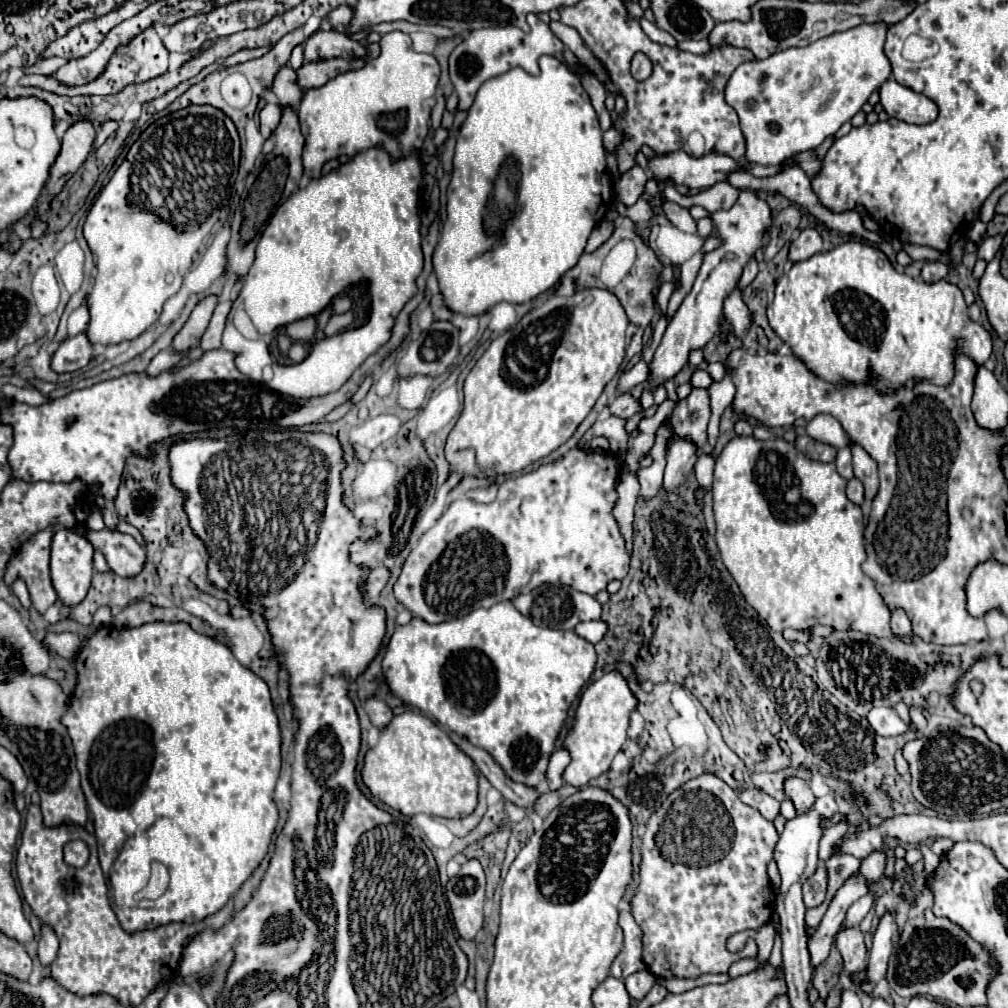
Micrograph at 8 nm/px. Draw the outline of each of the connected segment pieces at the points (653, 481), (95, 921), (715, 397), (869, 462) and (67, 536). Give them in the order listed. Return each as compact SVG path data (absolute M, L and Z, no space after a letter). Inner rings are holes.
M661 426L657 430L655 436L655 446L651 448L651 456L653 456L653 466L649 468L641 468L639 470L639 504L647 504L649 500L653 500L661 488L663 482L663 470L665 470L665 442L671 436L671 426Z
M29 806L27 810L15 862L25 900L43 924L53 926L59 938L59 954L51 964L51 976L61 986L81 996L107 992L123 1004L141 1004L157 984L177 976L181 952L191 936L199 934L203 928L221 928L235 912L231 898L219 912L207 916L207 920L199 920L195 924L165 924L153 930L127 934L107 898L107 882L97 860L95 836L83 826L73 824L47 828L43 824L39 806ZM77 838L83 840L91 850L89 862L81 870L69 868L63 862L63 842Z
M725 374L723 380L719 382L711 382L711 386L707 388L709 392L709 404L711 404L711 420L709 420L709 444L715 446L715 436L719 436L719 418L723 414L723 410L727 408L727 404L731 404L733 396L735 396L735 386L731 382L731 376Z
M851 444L851 452L853 452L855 476L863 482L863 486L865 486L865 504L869 504L875 498L877 490L879 490L877 464L859 444Z
M67 528L55 530L55 536L51 540L51 582L57 592L57 600L63 606L73 608L83 602L91 584L91 574L93 574L91 558L93 558L93 546L83 536Z

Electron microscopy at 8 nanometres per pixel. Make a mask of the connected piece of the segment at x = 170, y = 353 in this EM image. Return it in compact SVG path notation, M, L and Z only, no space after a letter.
M172 349L161 350L153 360L151 364L147 366L147 376L159 376L163 370L171 368L175 362L179 362L186 354L179 354Z

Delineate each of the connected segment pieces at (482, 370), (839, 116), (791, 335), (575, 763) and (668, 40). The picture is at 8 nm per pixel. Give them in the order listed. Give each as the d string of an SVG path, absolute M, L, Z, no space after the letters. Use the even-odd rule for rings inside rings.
M585 288L569 298L551 296L543 306L527 312L511 330L497 336L465 378L465 406L445 446L451 468L461 476L495 478L497 474L519 472L565 444L617 374L625 358L627 326L627 314L613 292ZM469 448L473 458L467 458Z
M883 22L859 24L847 32L835 32L803 48L795 46L775 52L765 60L743 62L727 80L725 100L737 110L741 120L741 130L747 142L745 160L777 166L797 152L817 148L827 136L833 136L845 122L849 122L869 96L891 76L891 64L883 52L887 28L889 26Z
M843 242L829 252L795 262L779 280L775 298L767 306L767 318L775 334L791 346L793 354L831 384L871 384L881 394L891 394L907 382L929 382L941 388L951 386L955 356L965 354L975 364L991 356L989 332L967 314L961 288L947 278L939 282L917 282L893 268L889 258L875 246L863 242Z
M617 670L603 674L599 680L587 686L587 690L581 696L579 708L575 712L575 726L563 742L563 746L571 754L571 764L563 774L563 780L567 784L579 788L585 786L591 778L597 778L609 770L613 756L621 750L627 738L629 716L635 708L637 708L637 698L627 686L627 680Z
M639 18L639 24L641 24L643 32L645 32L653 42L657 42L657 44L665 44L665 46L677 46L677 40L675 40L669 32L657 28L653 22L649 22L649 20L645 20L645 18Z

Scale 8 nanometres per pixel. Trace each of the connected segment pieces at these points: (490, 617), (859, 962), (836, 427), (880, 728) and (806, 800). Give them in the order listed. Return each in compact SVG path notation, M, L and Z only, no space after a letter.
M499 602L441 624L427 624L415 616L407 626L397 626L383 658L383 672L391 694L403 704L433 716L449 732L489 752L511 780L539 788L545 782L547 762L567 720L569 706L591 680L595 662L593 644L573 630L539 628L513 602Z
M843 926L835 934L833 942L845 960L845 974L851 974L853 982L859 984L863 978L863 970L867 966L867 956L869 956L863 944L863 932L857 926L855 928Z
M827 414L815 416L807 424L807 434L813 440L819 440L823 444L831 444L835 448L845 448L849 444L849 438L847 438L845 430L841 428L841 424L833 416L827 416Z
M889 706L873 708L867 714L867 720L869 720L871 728L881 736L899 736L899 734L905 734L909 730L909 722L901 720L899 714Z
M787 778L785 792L793 800L793 804L797 808L797 814L807 812L811 808L811 804L815 802L815 796L811 794L811 786L801 778Z

